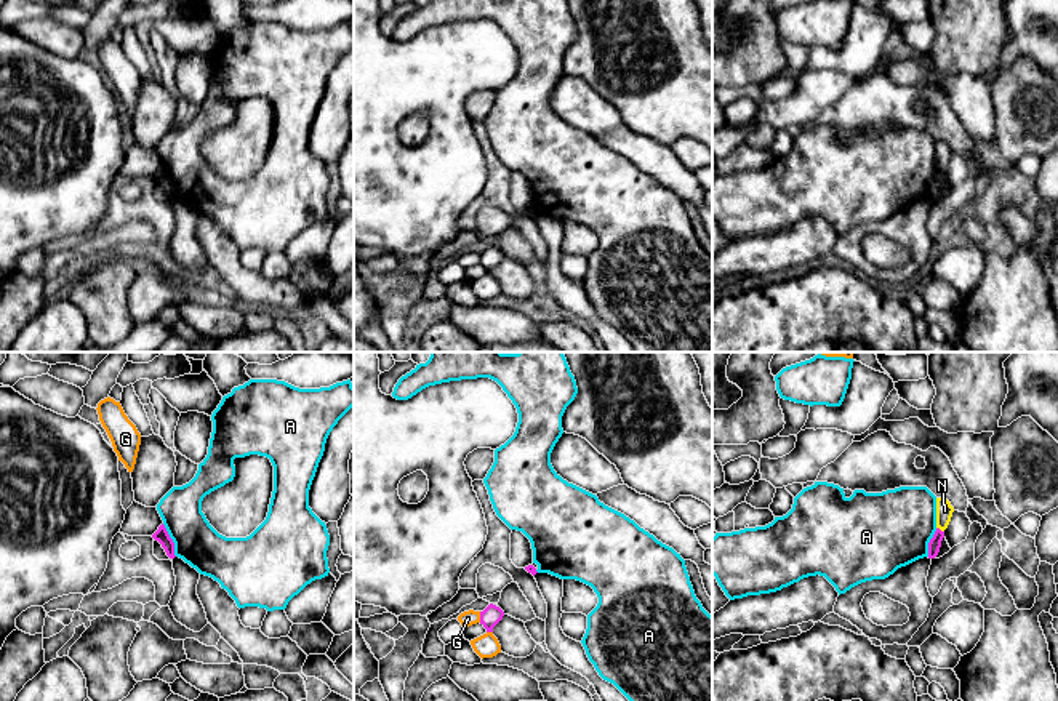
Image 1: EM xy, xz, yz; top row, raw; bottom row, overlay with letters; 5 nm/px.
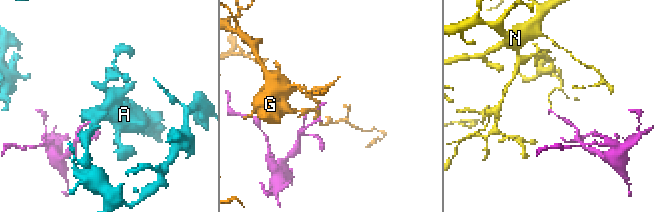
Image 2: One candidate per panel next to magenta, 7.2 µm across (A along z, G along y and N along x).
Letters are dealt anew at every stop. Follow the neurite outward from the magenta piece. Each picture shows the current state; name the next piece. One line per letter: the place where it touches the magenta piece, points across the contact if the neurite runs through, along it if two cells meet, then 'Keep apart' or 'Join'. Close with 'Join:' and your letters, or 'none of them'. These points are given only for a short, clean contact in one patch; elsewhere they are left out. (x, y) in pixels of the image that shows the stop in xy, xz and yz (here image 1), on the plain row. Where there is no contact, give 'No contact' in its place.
A: Touches magenta at xy (172, 181). Boundary: xy (162, 165), (176, 197). Keep apart
G: Touches magenta at xz (480, 258). Boundary: xz (479, 253), (480, 263). Keep apart
N: Touches magenta at yz (938, 170). Boundary: yz (937, 168), (943, 173). Keep apart
Join: none of them

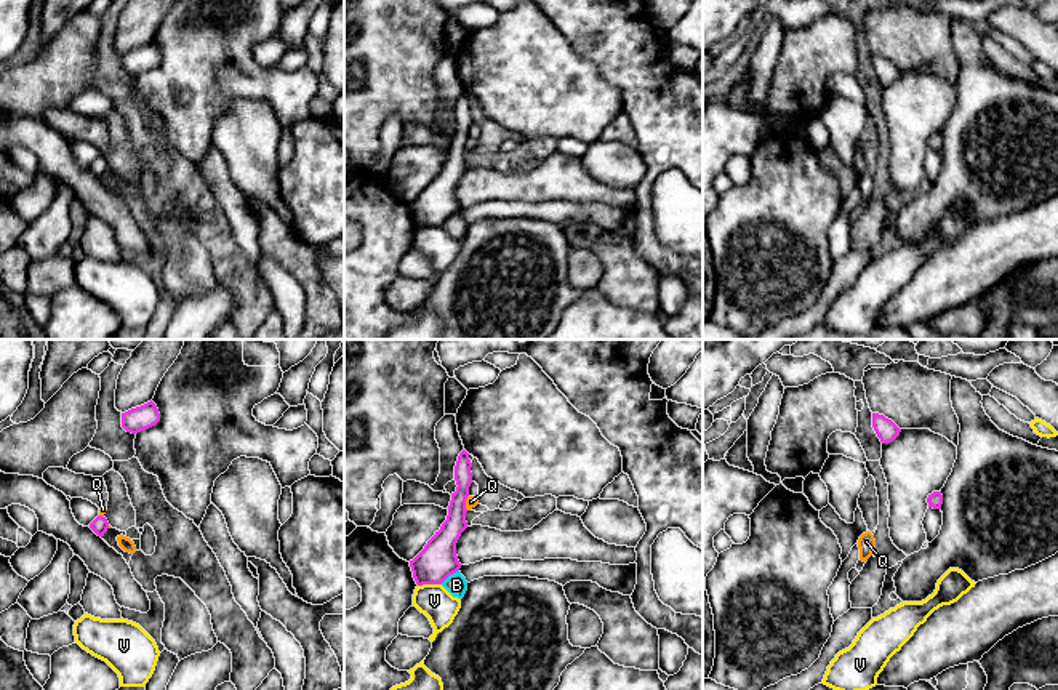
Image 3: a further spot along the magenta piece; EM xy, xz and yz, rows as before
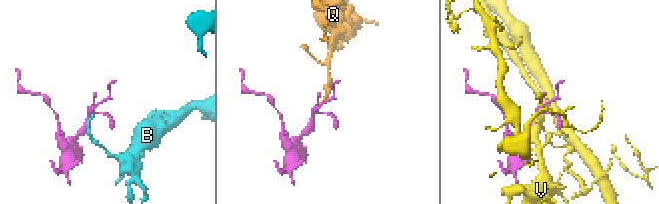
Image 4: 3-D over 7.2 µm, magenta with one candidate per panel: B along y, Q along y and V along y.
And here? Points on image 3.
B: Touches magenta at xz (448, 216). Boundary: xz (458, 210), (440, 224). Keep apart
Q: Touches magenta at xz (464, 144). Boundary: xz (468, 136), (466, 151). Keep apart
V: Touches magenta at xz (429, 224). Keep apart
Join: none of them

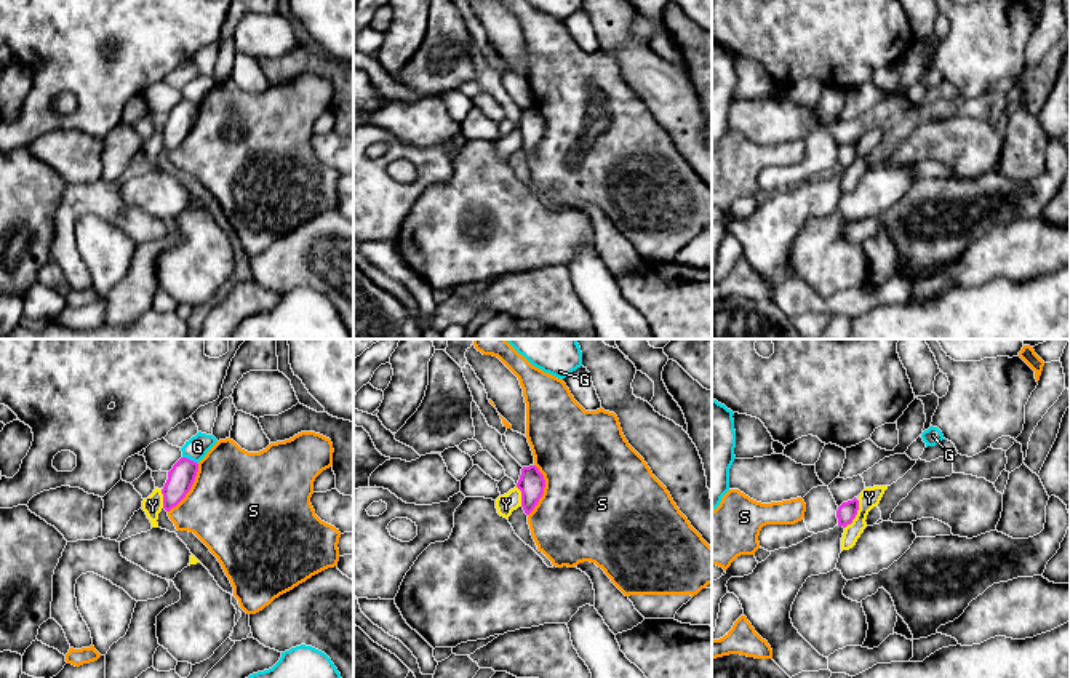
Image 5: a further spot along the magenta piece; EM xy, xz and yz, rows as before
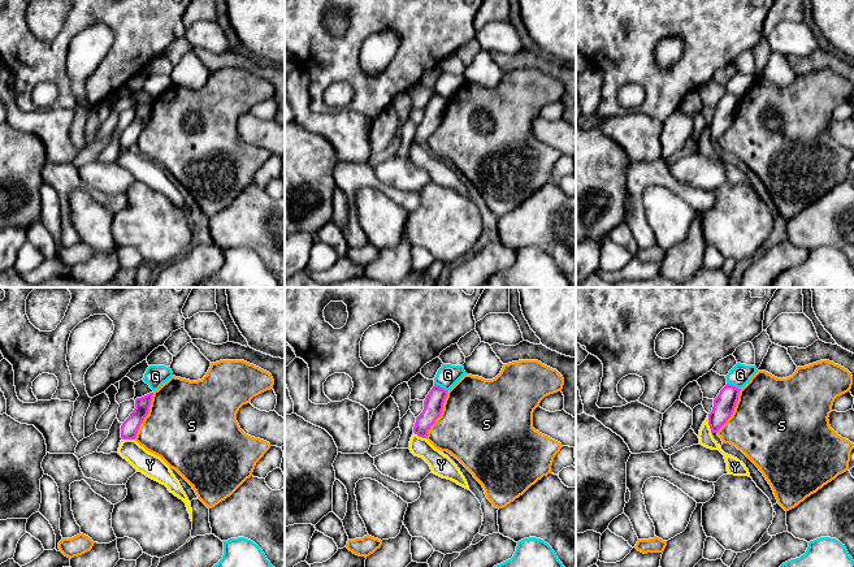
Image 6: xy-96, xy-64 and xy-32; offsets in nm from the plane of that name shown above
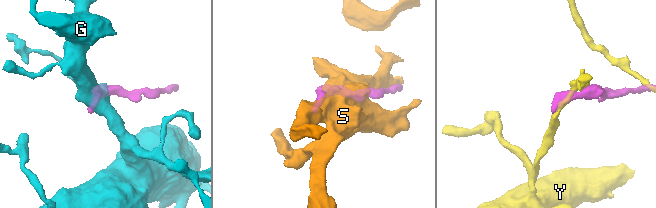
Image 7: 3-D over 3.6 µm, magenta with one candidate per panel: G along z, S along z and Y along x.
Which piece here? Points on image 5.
G: Touches magenta at xy (189, 101). Keep apart
S: Touches magenta at xz (542, 131). Keep apart
Y: Touches magenta at yz (856, 155). Boundary: yz (859, 143), (856, 159), (845, 170). Keep apart
Join: none of them

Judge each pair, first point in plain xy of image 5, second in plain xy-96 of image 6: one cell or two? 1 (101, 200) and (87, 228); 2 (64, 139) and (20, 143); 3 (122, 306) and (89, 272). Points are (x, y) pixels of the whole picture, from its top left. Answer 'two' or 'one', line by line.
1: two
2: two
3: one

